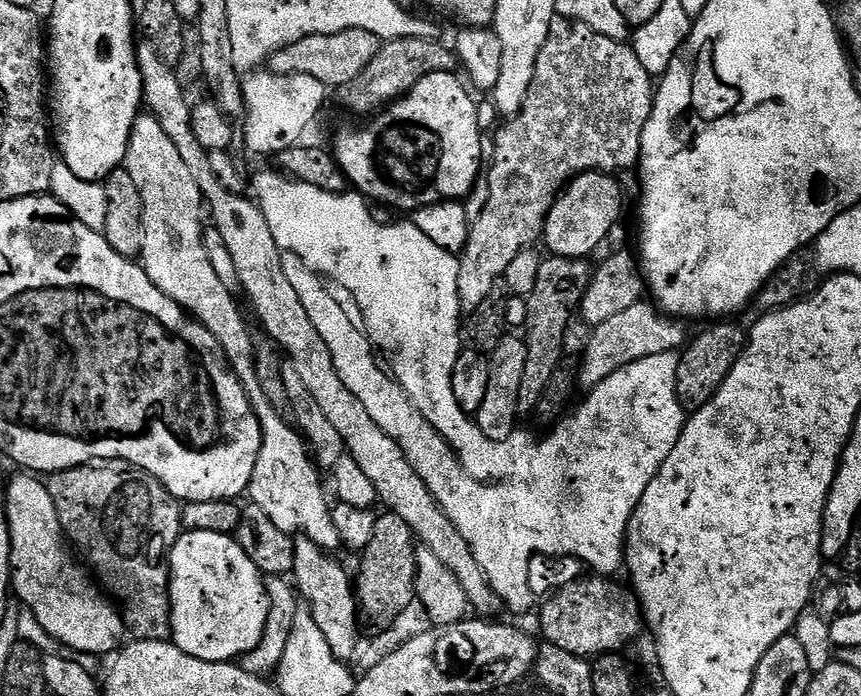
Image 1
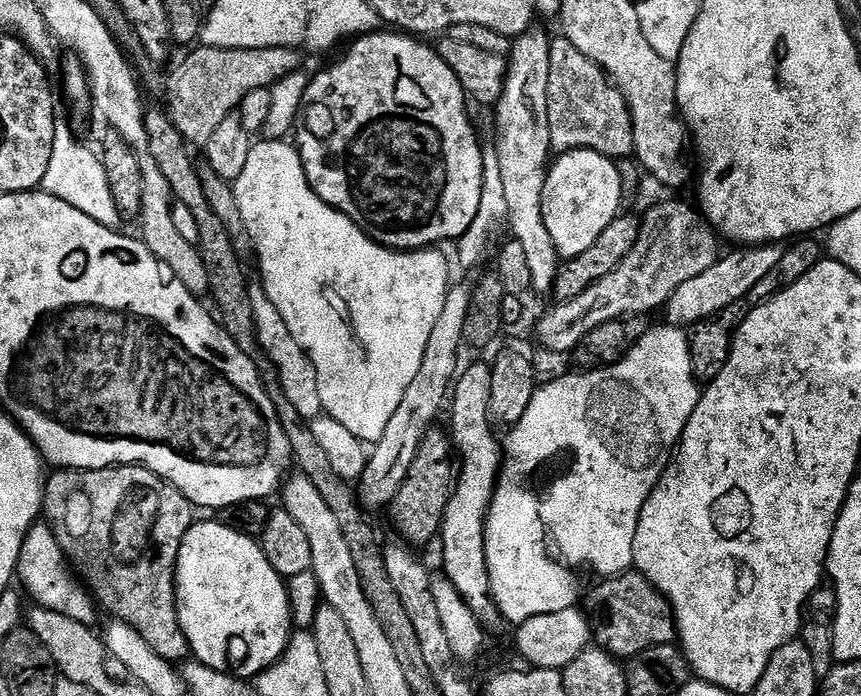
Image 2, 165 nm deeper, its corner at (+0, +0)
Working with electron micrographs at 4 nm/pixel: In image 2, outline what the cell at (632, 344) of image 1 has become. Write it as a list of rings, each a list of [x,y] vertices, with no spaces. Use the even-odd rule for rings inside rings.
[[[757,244],[732,250],[729,254],[721,255],[719,260],[710,266],[710,270],[698,274],[698,278],[690,278],[690,282],[680,286],[668,299],[666,313],[667,323],[672,326],[695,326],[703,320],[710,320],[726,310],[726,306],[747,301],[750,290],[758,286],[766,273],[780,261],[784,248],[780,244]]]

